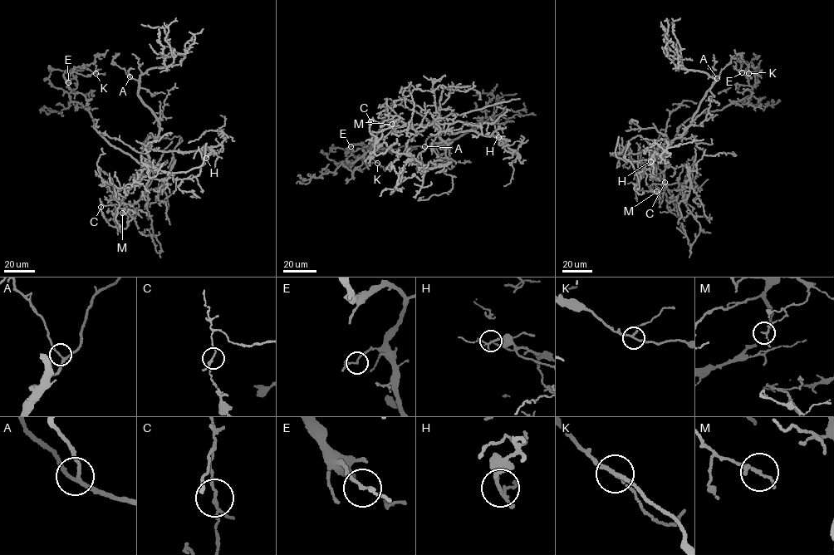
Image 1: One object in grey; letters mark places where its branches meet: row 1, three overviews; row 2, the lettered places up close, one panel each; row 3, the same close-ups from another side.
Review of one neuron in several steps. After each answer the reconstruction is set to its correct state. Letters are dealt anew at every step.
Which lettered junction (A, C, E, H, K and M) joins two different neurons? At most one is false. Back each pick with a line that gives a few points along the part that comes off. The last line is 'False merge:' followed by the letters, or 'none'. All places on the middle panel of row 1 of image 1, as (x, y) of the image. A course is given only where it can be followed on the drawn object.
C: Course of the part to remove: (370, 120), (375, 154), (390, 147), (452, 176), (451, 189), (424, 196)
False merge: C

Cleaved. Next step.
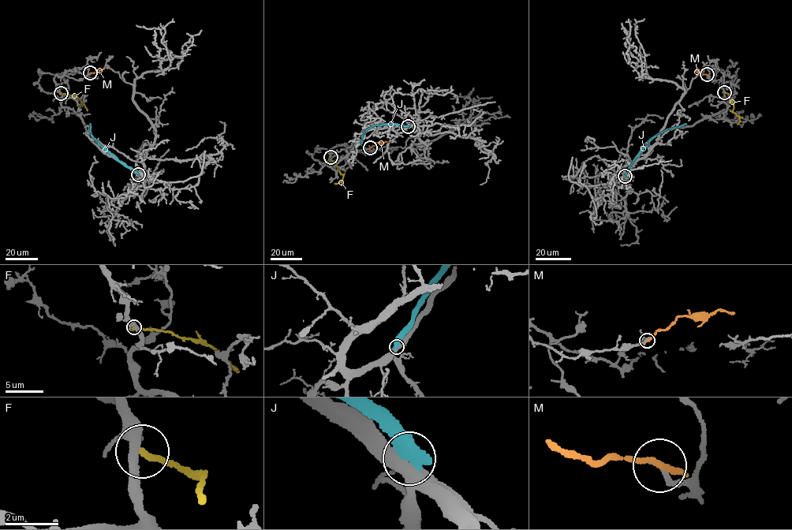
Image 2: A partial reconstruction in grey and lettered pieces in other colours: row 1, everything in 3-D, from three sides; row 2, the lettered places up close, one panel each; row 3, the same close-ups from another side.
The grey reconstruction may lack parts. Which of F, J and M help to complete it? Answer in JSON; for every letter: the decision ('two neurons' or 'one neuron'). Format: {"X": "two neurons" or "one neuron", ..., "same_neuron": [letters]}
{"F": "two neurons", "J": "two neurons", "M": "two neurons", "same_neuron": []}

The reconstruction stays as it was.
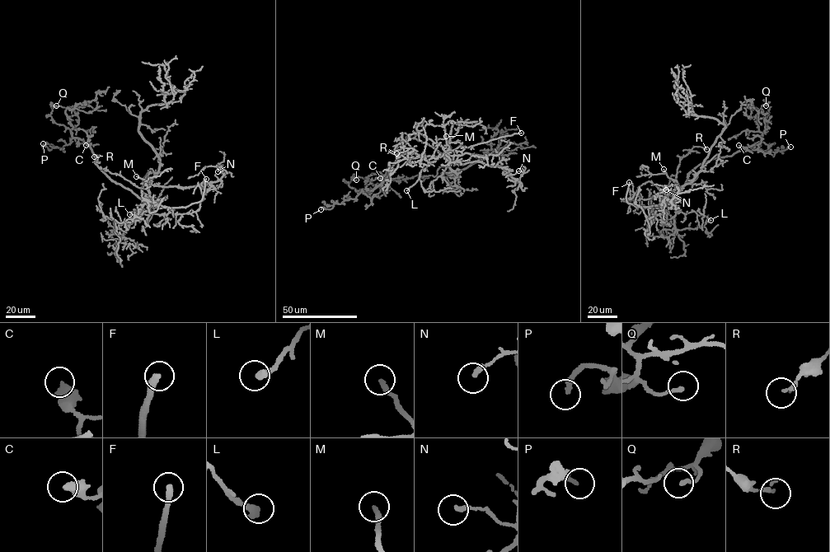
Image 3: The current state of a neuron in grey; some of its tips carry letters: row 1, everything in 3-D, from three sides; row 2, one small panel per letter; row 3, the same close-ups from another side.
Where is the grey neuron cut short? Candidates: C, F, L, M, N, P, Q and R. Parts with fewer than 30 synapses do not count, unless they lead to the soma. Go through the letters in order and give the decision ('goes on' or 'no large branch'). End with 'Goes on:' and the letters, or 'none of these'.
C: no large branch
F: goes on
L: goes on
M: goes on
N: no large branch
P: goes on
Q: no large branch
R: no large branch
Goes on: F, L, M, P

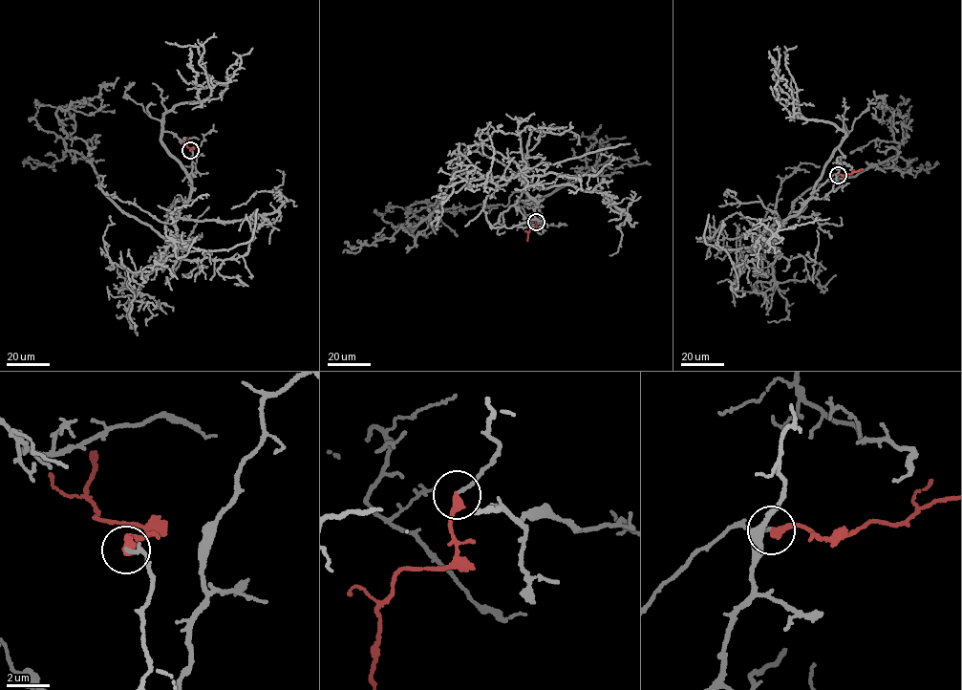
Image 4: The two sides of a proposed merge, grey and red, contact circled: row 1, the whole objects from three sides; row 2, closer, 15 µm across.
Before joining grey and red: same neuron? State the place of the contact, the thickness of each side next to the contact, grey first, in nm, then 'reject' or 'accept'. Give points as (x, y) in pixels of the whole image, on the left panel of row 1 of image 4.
at (190, 150); 150 nm thick on the grey side, 400 nm on the other; accept

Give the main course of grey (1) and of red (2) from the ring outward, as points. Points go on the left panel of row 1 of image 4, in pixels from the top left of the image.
1: (190, 150), (176, 248), (120, 210), (91, 163), (65, 148), (57, 109), (93, 98), (118, 77)
2: (190, 150), (192, 148), (186, 143), (187, 138)

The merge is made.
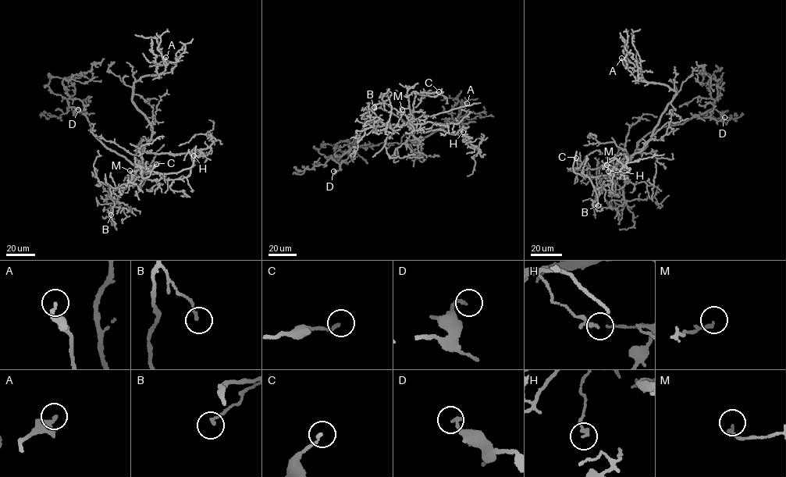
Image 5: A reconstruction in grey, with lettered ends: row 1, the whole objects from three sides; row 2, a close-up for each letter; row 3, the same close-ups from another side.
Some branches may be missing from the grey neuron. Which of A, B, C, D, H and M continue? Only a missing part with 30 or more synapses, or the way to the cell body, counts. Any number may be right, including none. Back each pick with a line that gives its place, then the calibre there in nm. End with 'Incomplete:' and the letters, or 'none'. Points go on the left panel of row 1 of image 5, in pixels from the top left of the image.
Incomplete: none

